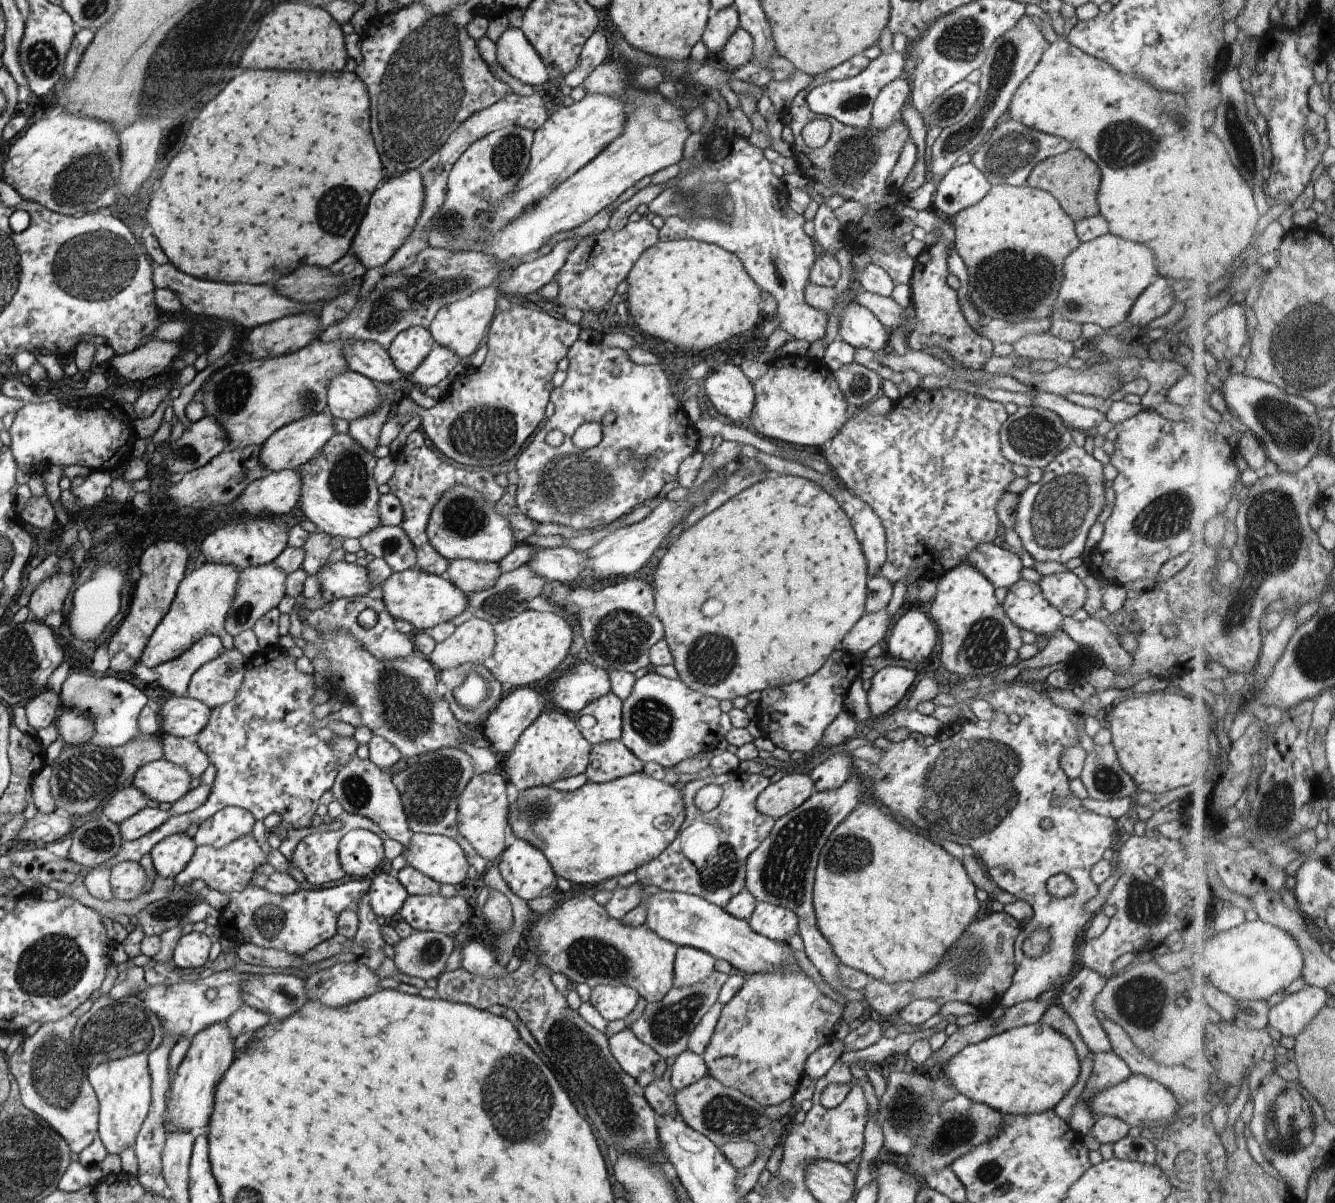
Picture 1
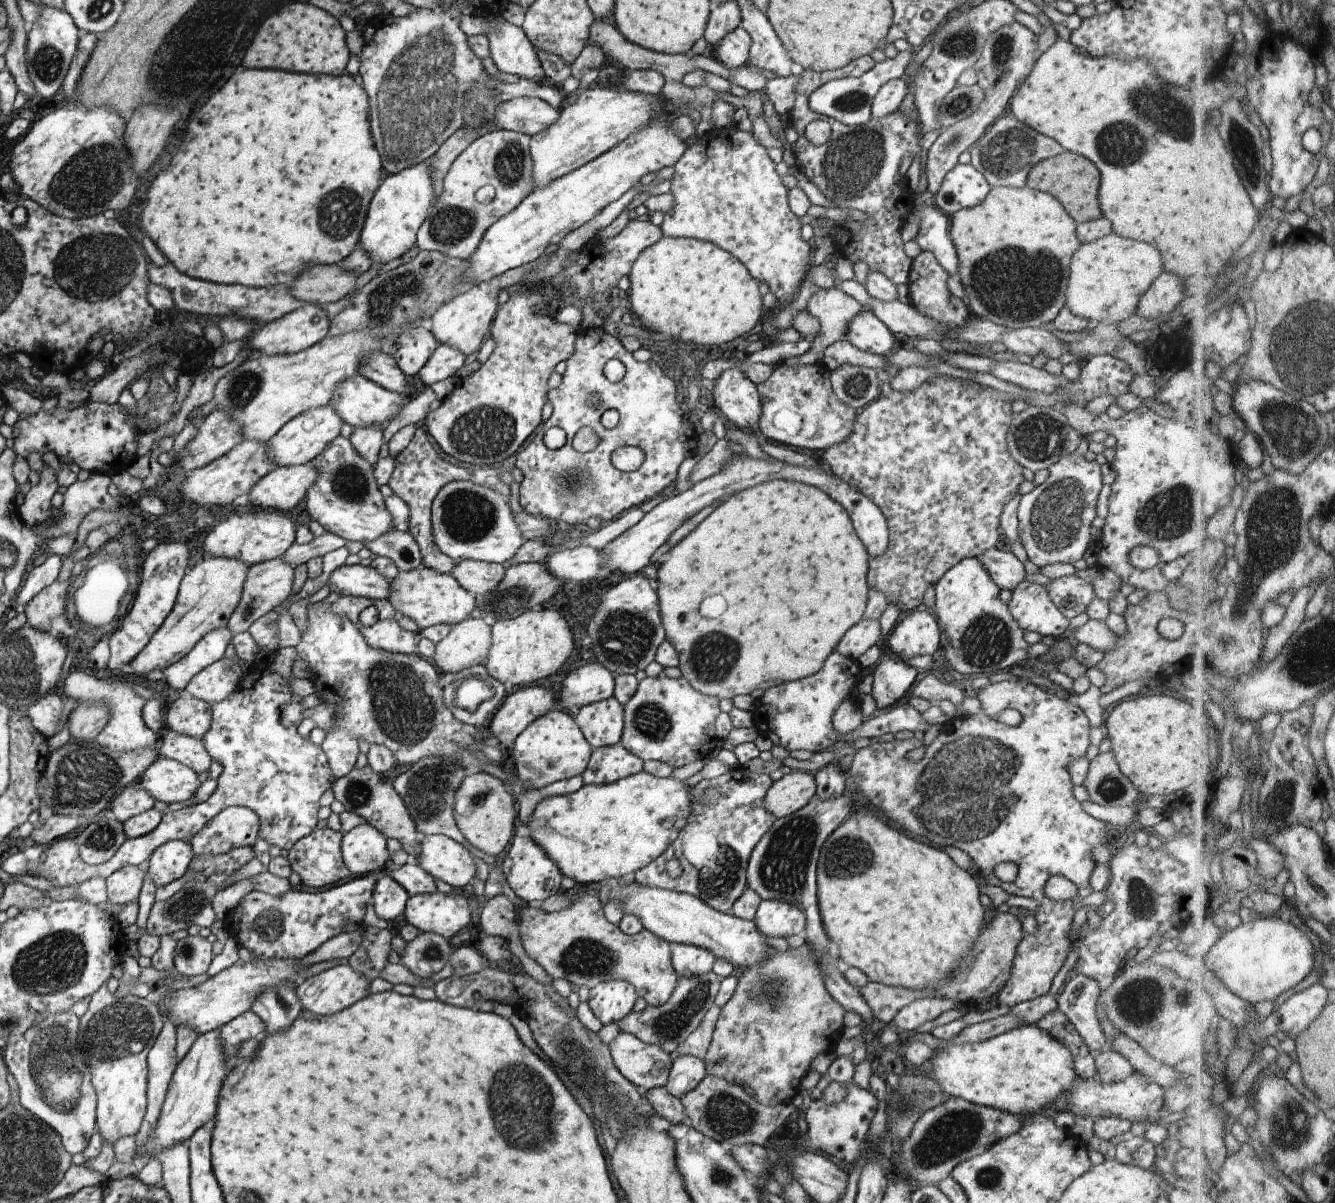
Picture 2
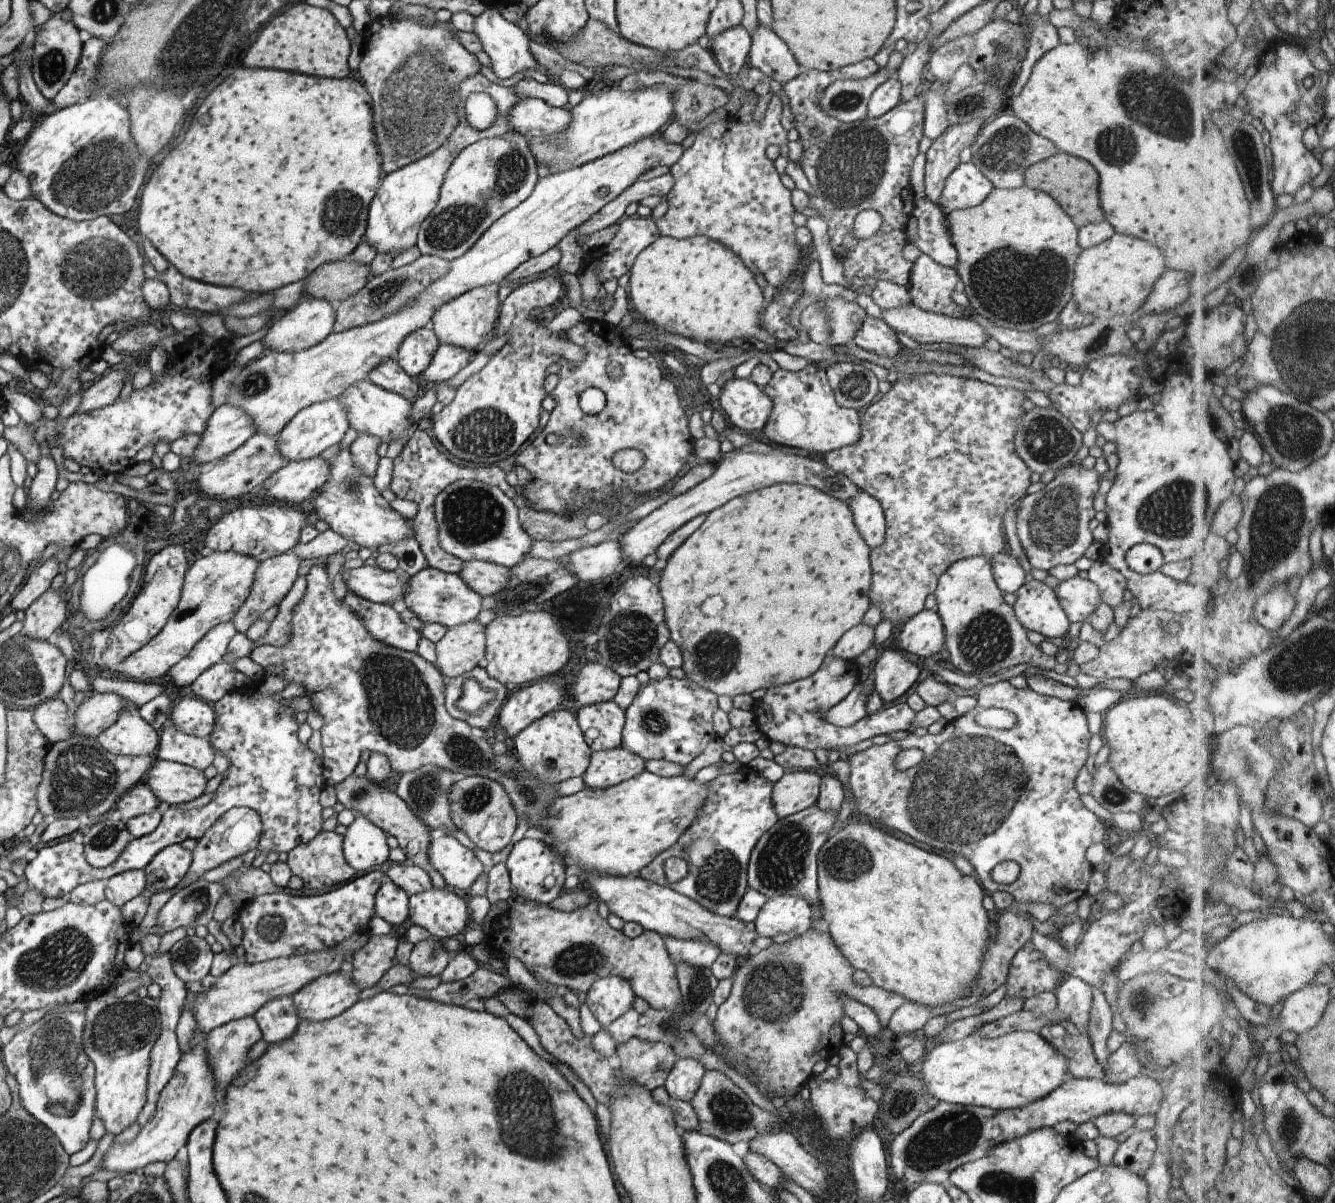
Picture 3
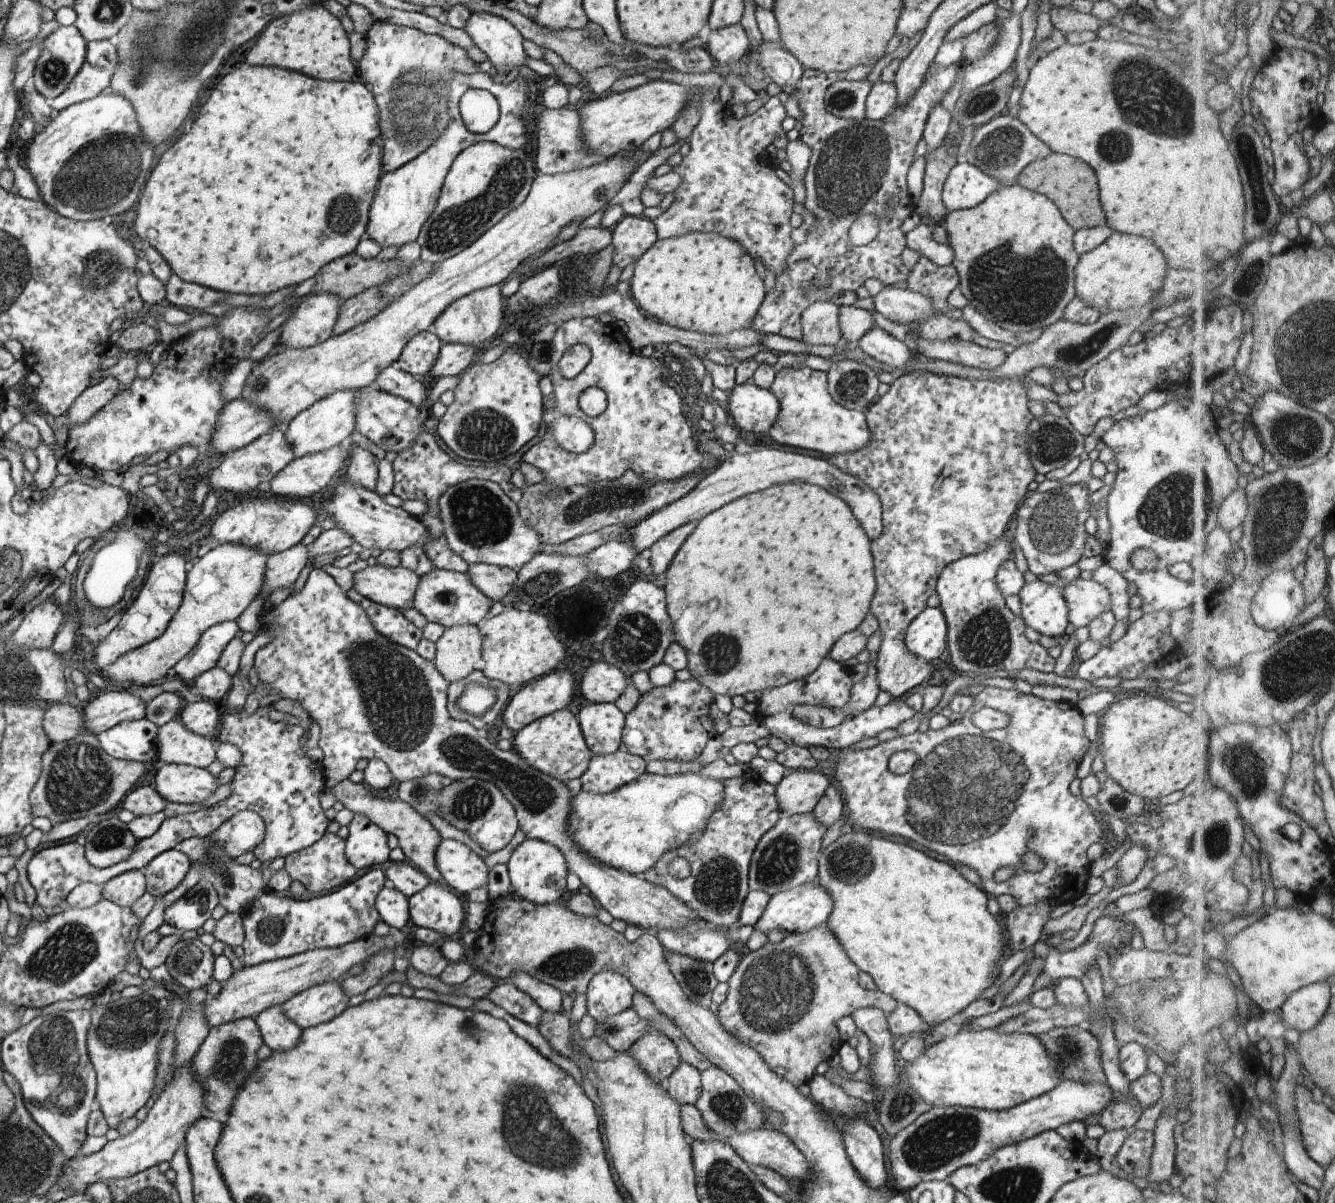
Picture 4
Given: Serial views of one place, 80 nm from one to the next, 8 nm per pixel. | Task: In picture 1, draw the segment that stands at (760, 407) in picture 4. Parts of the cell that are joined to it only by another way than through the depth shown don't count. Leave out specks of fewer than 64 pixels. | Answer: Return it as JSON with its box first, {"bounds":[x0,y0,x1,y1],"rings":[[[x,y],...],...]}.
{"bounds":[704,358,756,424],"rings":[[[717,358],[714,362],[714,370],[704,379],[704,392],[720,418],[740,424],[750,418],[756,402],[753,383],[744,376],[736,361]]]}

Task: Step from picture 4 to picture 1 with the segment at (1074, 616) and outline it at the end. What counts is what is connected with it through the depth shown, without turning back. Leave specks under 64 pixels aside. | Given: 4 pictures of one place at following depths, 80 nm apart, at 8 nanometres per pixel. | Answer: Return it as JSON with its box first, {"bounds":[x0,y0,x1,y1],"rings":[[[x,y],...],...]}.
{"bounds":[1037,571,1088,617],"rings":[[[1071,571],[1042,576],[1042,580],[1037,584],[1040,586],[1044,598],[1064,617],[1071,617],[1088,598],[1086,584]]]}

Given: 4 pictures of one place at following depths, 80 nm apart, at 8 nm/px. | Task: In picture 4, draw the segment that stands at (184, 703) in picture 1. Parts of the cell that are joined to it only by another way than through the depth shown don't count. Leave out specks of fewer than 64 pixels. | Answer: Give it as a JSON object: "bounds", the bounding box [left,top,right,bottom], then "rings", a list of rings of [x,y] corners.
{"bounds":[178,700,222,737],"rings":[[[204,700],[187,703],[180,709],[178,720],[193,733],[216,737],[221,732],[222,714],[218,706]]]}

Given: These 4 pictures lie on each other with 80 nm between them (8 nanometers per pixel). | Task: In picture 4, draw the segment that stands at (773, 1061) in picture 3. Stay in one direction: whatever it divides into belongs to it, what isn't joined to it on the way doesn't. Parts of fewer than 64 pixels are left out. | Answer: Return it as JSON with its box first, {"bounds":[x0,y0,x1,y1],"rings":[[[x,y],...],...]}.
{"bounds":[717,926,899,1087],"rings":[[[818,926],[805,933],[792,933],[778,943],[768,942],[756,951],[747,950],[742,954],[727,982],[729,989],[717,1017],[724,1030],[756,1050],[768,1068],[799,1087],[811,1080],[820,1063],[830,1061],[839,1052],[842,1041],[836,1027],[838,1020],[866,1007],[881,1009],[889,1015],[899,1005],[895,998],[879,989],[861,987],[859,972],[828,927]]]}

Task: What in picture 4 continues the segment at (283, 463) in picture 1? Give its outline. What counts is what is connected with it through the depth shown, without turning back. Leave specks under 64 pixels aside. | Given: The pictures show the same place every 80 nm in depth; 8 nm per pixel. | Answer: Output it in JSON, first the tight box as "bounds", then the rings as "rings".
{"bounds":[283,390,359,458],"rings":[[[359,390],[338,391],[330,396],[320,399],[314,405],[303,410],[294,420],[284,428],[283,433],[288,438],[295,458],[305,457],[309,454],[319,453],[332,447],[339,446],[340,442],[350,436],[355,430],[356,408],[358,408]]]}

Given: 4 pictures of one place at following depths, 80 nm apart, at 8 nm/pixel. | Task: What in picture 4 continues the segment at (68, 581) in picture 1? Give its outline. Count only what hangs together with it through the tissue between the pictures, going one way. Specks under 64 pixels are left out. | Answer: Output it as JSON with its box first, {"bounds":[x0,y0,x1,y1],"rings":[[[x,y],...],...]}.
{"bounds":[2,597,66,653],"rings":[[[54,597],[48,598],[25,614],[20,626],[14,631],[14,635],[2,652],[7,653],[12,645],[51,648],[52,640],[58,628],[61,628],[62,620],[66,620],[62,606],[54,604],[54,601]]]}

